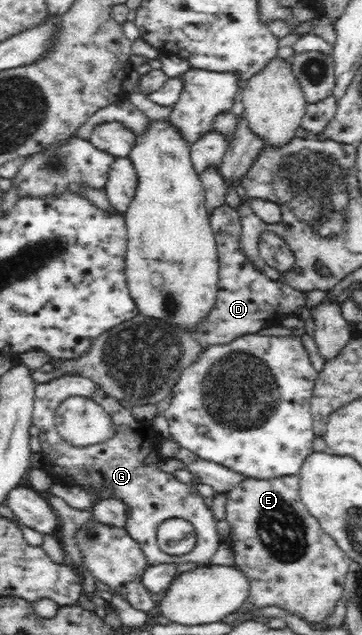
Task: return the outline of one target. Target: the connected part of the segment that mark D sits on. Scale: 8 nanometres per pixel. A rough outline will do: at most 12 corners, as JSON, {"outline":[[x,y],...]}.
{"outline":[[228,207],[210,216],[217,299],[195,330],[201,348],[306,308],[306,292],[268,278],[240,247]]}

